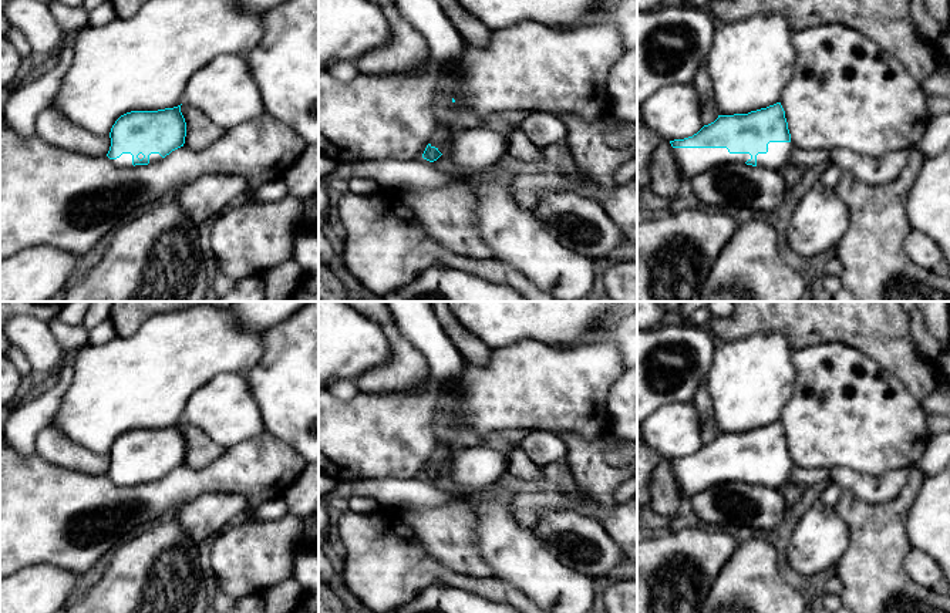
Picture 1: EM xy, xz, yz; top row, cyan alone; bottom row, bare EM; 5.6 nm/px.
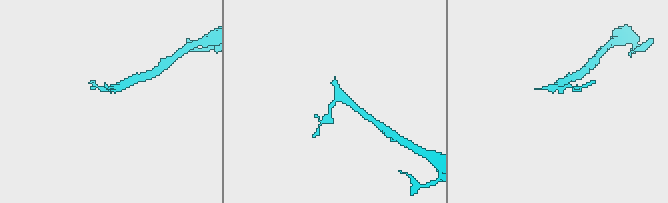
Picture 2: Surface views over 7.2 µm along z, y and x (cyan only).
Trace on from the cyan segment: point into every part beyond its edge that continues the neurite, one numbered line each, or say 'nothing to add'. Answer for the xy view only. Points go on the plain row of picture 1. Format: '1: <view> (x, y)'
1: xy (125, 478)

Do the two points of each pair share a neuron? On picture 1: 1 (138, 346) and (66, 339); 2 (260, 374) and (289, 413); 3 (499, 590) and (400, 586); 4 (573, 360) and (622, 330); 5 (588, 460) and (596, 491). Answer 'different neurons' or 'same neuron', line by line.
1: different neurons
2: same neuron
3: same neuron
4: different neurons
5: same neuron

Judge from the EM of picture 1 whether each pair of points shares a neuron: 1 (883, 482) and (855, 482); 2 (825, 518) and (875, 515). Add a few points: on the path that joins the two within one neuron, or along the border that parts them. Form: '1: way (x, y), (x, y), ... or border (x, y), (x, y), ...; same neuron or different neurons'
1: way (876, 482), (862, 482); same neuron
2: border (832, 508), (846, 525), (846, 549); different neurons

